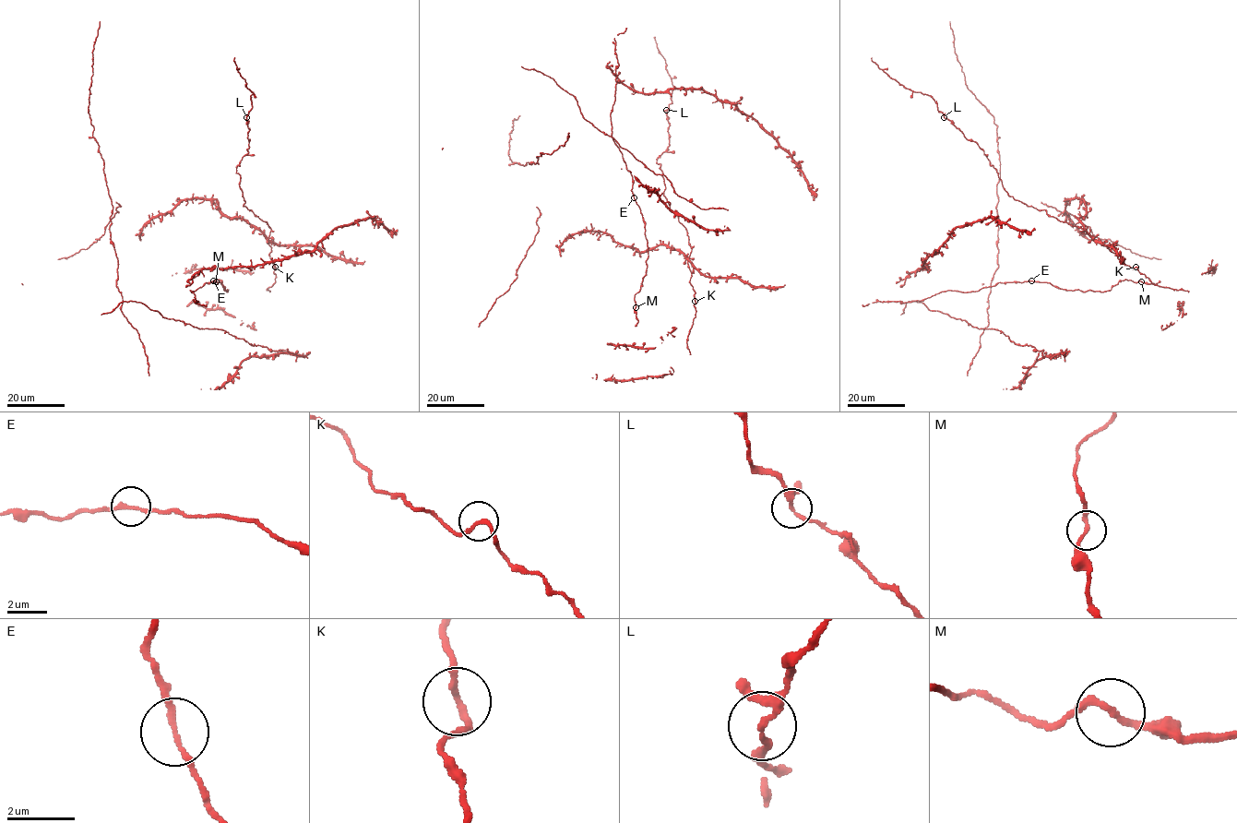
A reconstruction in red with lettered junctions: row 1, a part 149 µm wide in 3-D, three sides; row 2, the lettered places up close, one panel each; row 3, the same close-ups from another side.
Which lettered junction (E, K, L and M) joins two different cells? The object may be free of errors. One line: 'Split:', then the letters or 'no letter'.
Split: no letter

